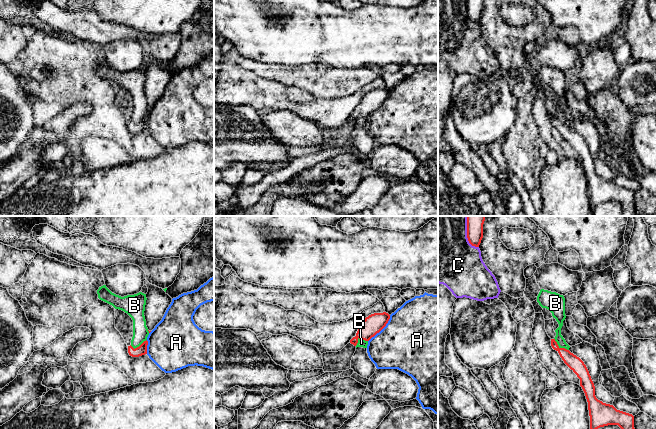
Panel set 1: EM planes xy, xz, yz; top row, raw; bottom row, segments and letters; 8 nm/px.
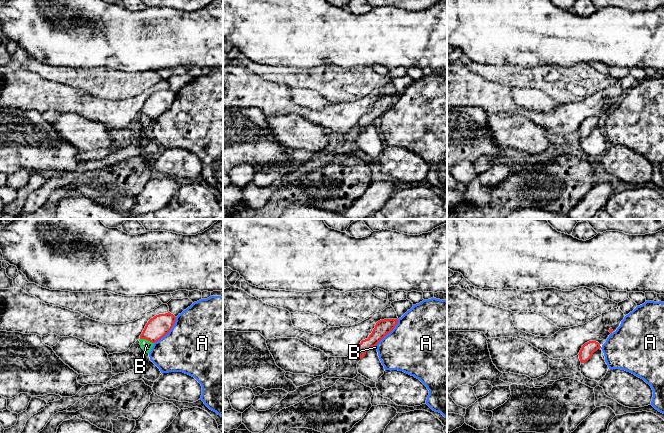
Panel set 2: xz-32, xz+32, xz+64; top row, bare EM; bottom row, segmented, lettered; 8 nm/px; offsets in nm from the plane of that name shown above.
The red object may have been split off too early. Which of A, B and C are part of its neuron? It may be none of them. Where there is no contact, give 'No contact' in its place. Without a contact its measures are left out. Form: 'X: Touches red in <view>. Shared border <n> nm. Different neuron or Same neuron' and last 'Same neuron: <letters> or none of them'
A: Touches red in xz. Shared border 280 nm. Different neuron
B: Touches red in yz. Shared border 160 nm. Different neuron
C: Touches red in yz. Shared border 280 nm. Different neuron
Same neuron: none of them

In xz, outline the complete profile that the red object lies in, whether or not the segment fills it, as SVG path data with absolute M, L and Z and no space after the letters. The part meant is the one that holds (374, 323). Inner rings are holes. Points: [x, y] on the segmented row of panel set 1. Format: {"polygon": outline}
{"polygon": "M386 312L369 315L359 327L356 336L350 340L350 343L356 346L359 339L369 341L386 326L389 319L390 315Z"}

